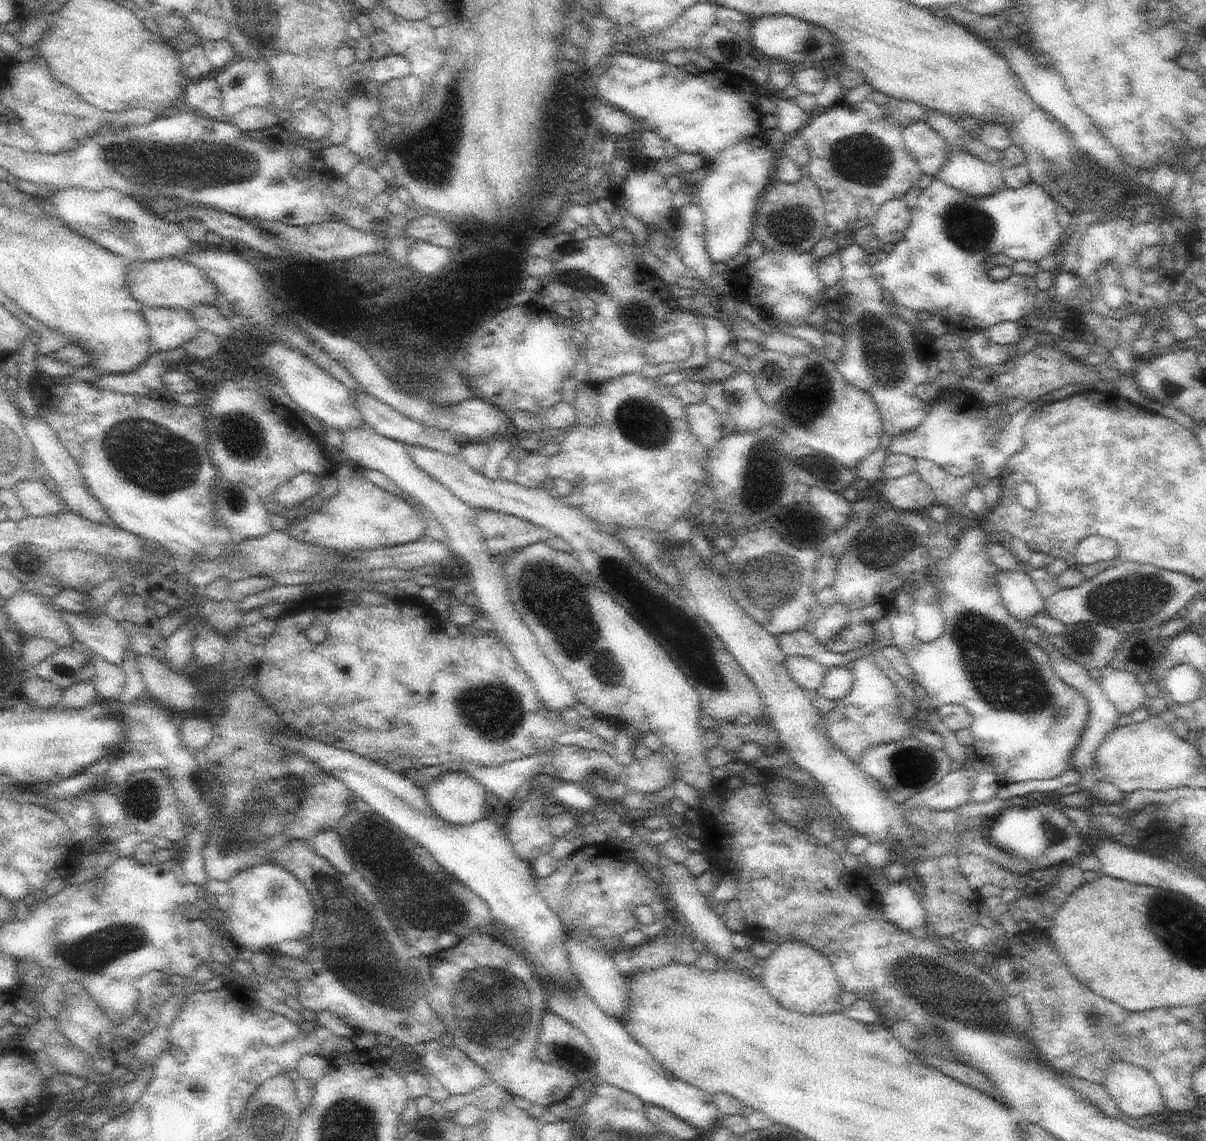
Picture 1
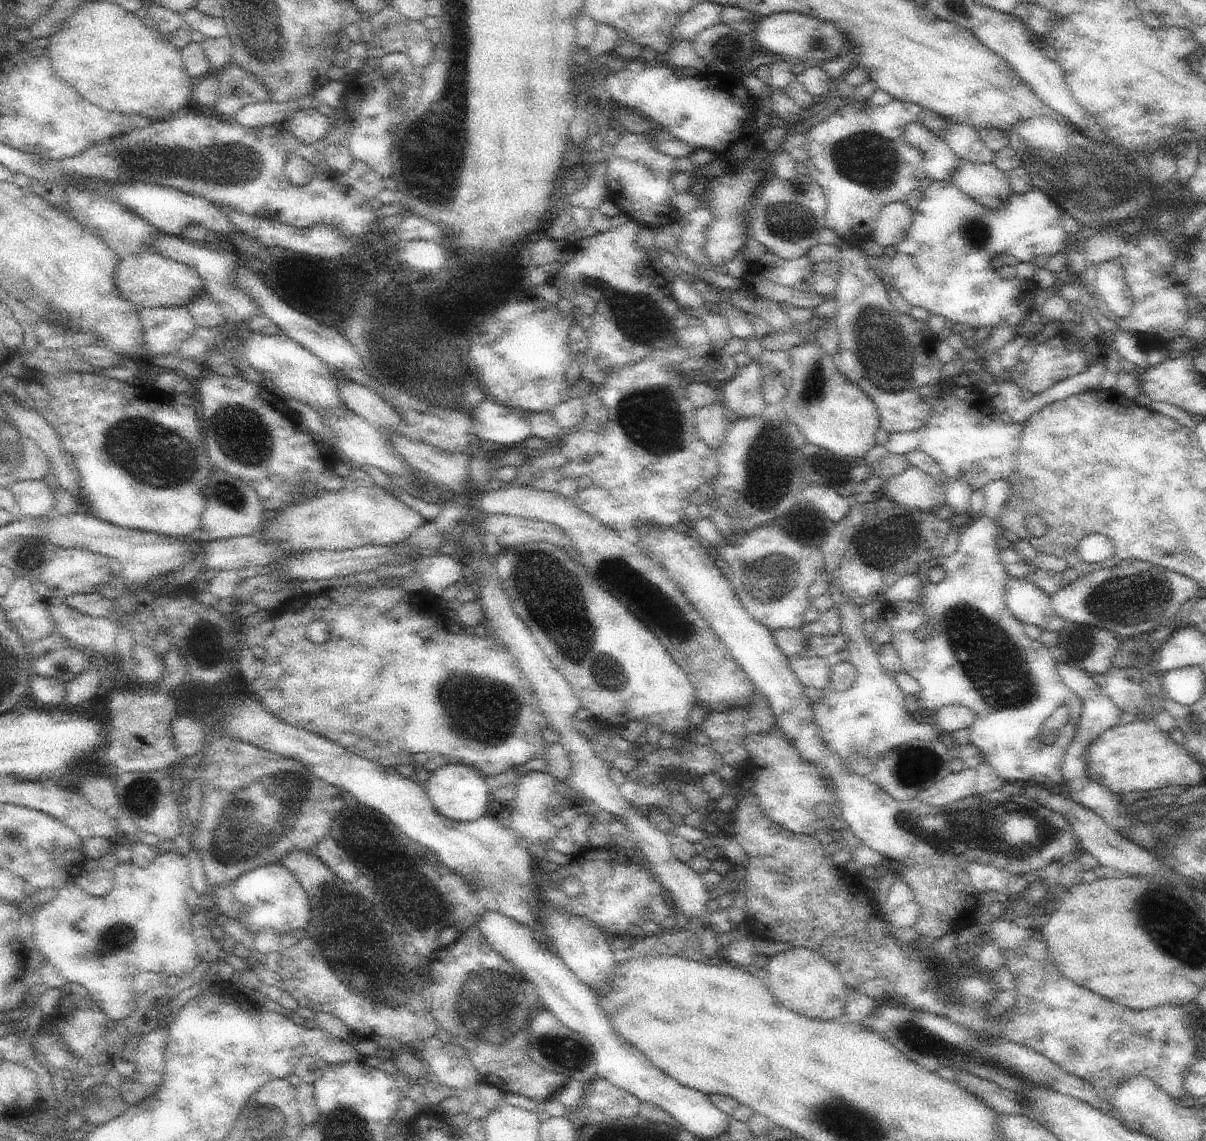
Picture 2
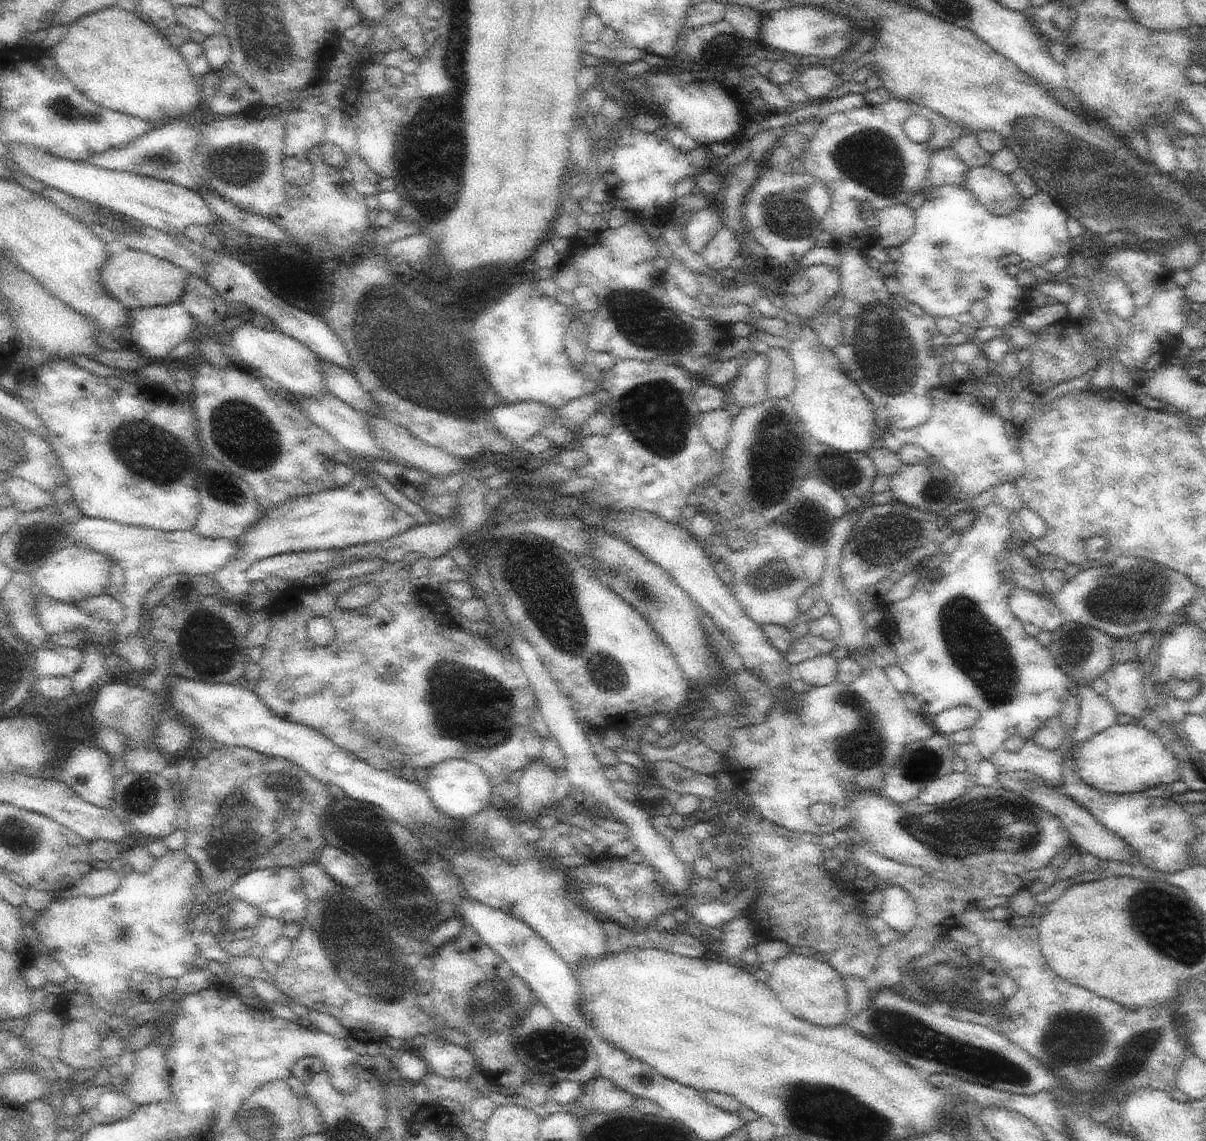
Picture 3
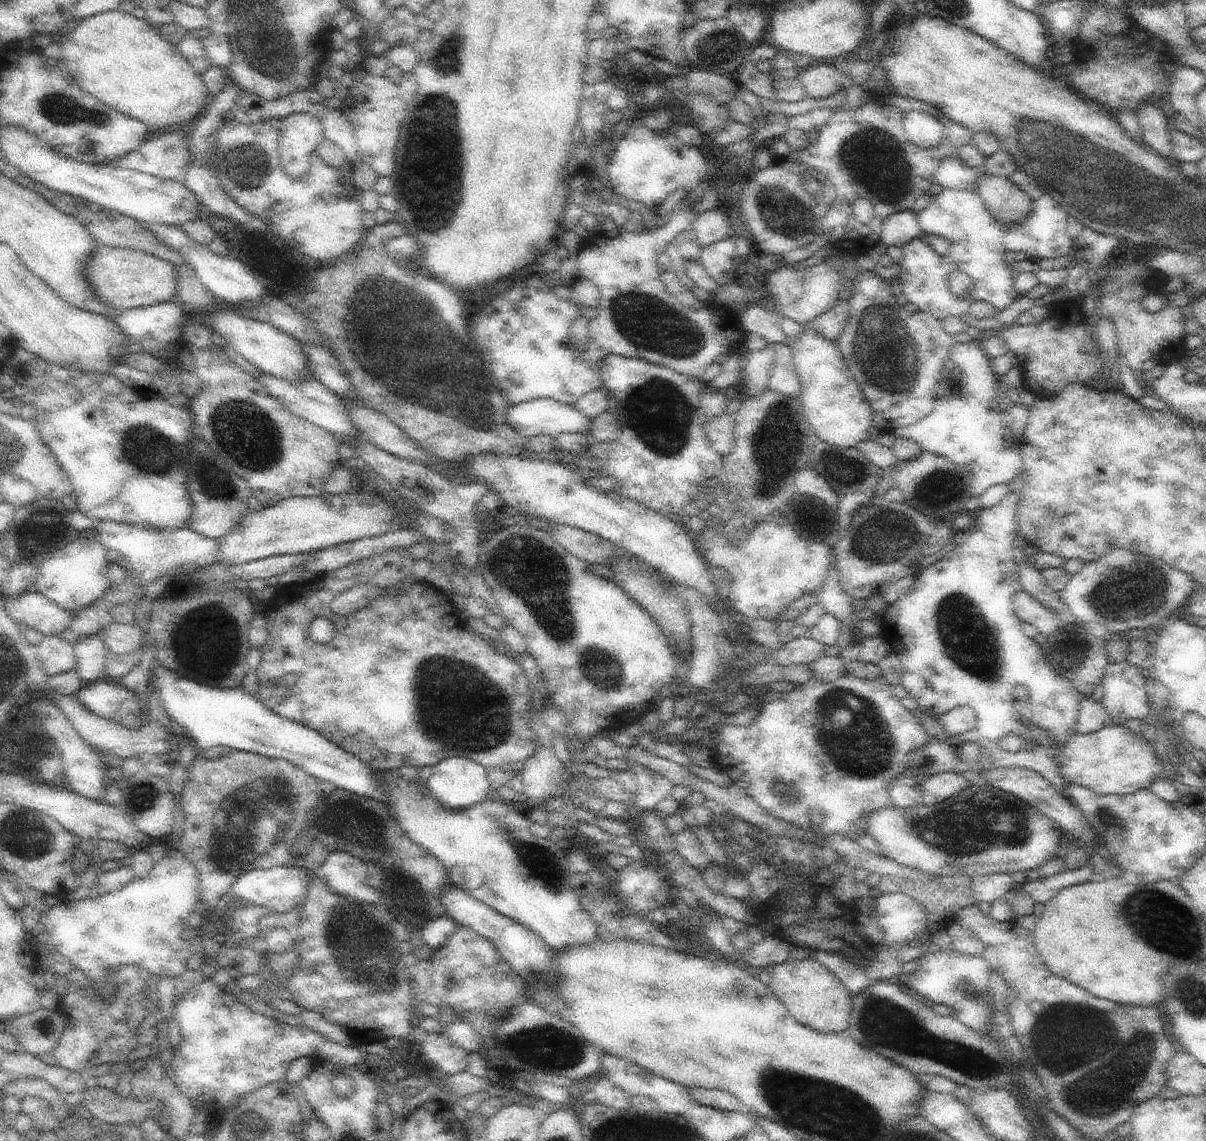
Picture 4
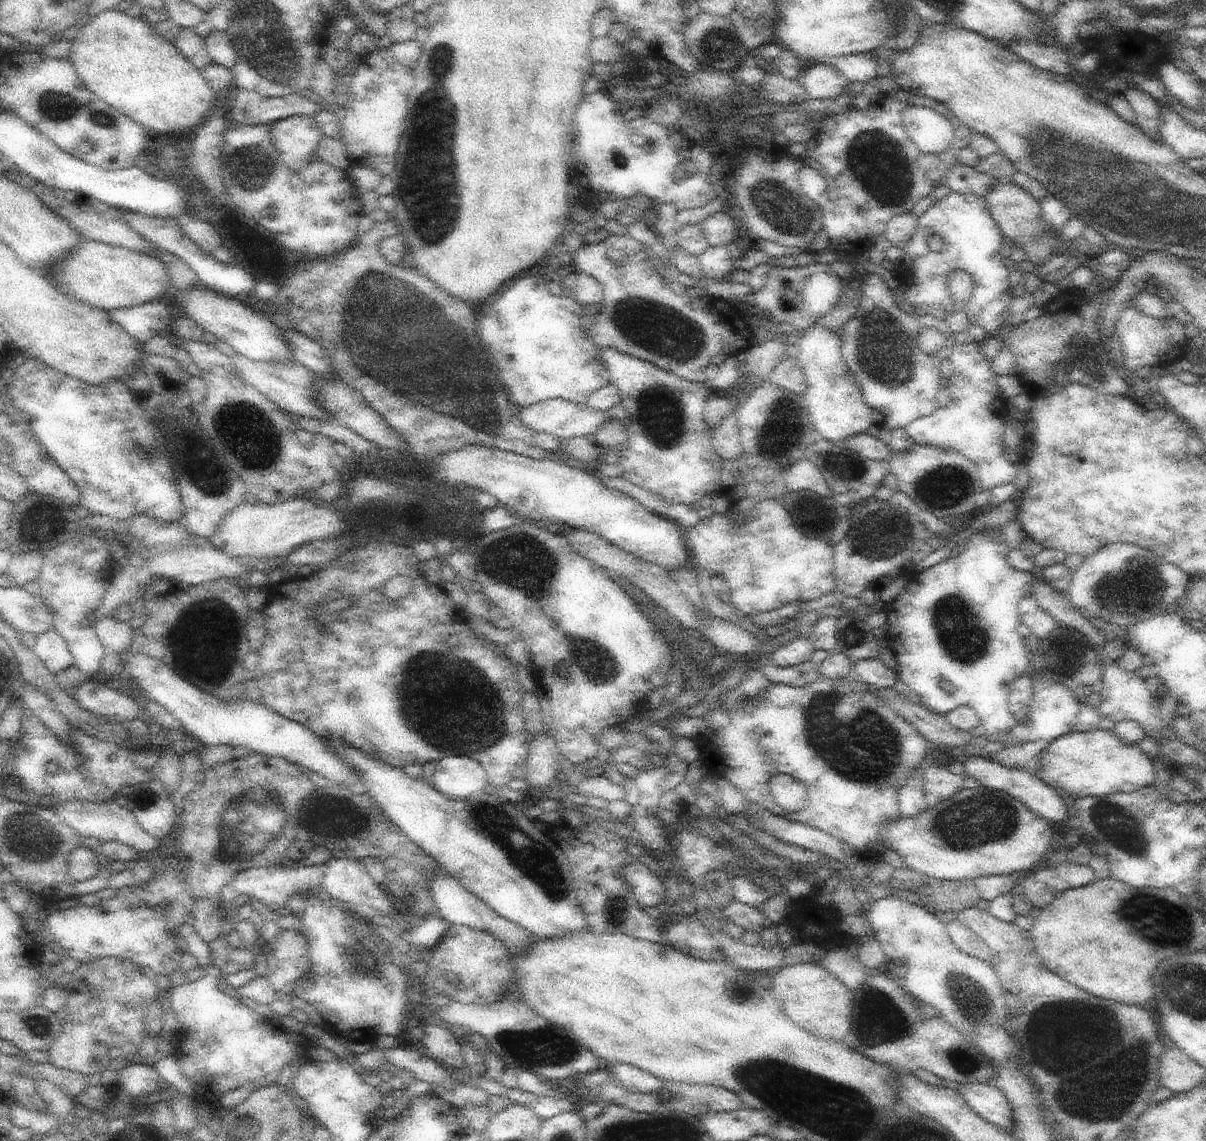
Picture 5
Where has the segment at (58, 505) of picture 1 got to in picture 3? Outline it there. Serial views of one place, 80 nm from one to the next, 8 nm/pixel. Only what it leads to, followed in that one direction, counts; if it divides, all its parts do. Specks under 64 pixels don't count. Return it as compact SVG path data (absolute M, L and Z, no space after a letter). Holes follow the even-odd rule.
M10 477L3 486L14 500L16 514L28 514L56 502L53 494L44 492L36 484L21 477Z

